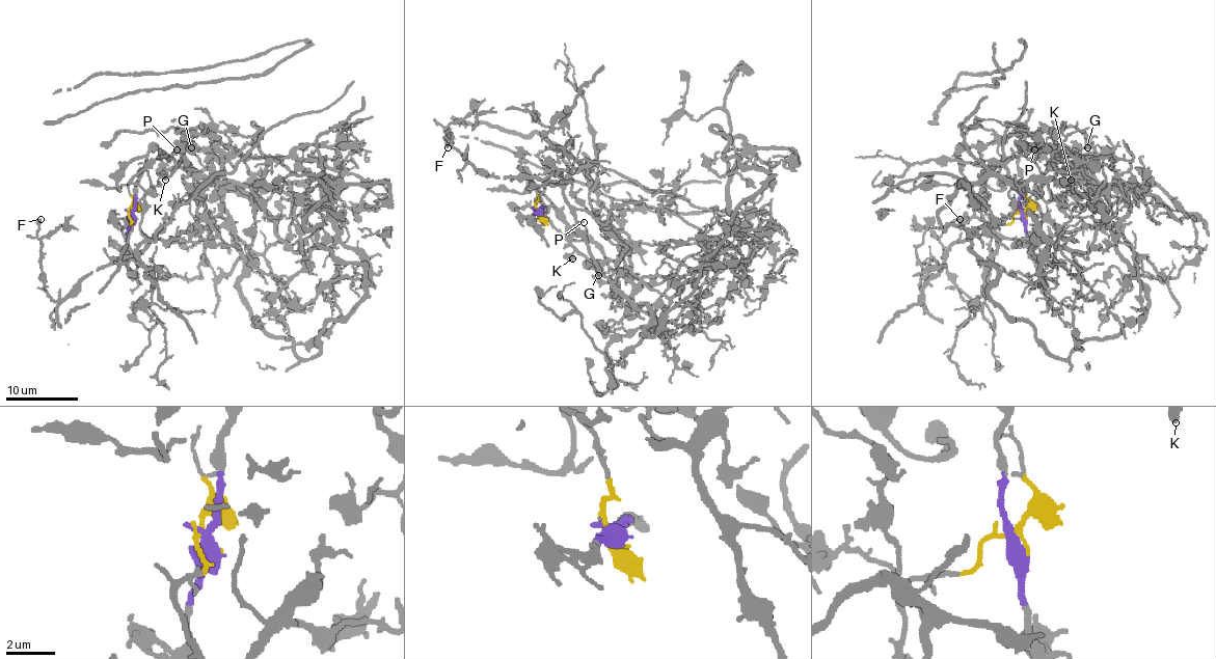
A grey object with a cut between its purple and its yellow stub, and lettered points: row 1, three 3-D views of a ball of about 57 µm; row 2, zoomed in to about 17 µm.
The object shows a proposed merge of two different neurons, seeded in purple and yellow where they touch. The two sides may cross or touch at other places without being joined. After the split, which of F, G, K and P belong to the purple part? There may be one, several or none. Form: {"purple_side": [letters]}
{"purple_side": ["G", "K", "P"]}

